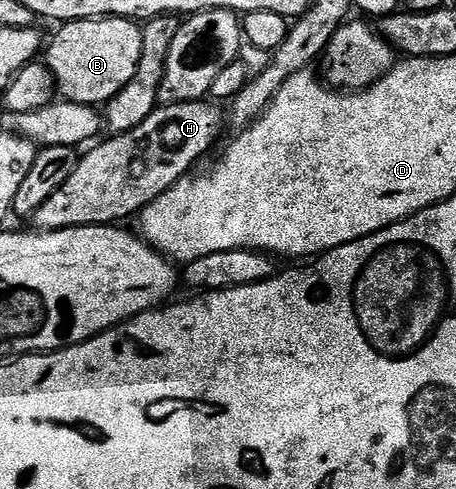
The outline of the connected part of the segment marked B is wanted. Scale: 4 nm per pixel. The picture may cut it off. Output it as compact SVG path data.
M102 16L92 20L70 20L58 28L61 29L50 44L48 41L46 56L43 56L57 83L58 93L76 104L108 104L127 82L131 82L135 66L139 66L139 54L143 50L142 25L123 16Z

